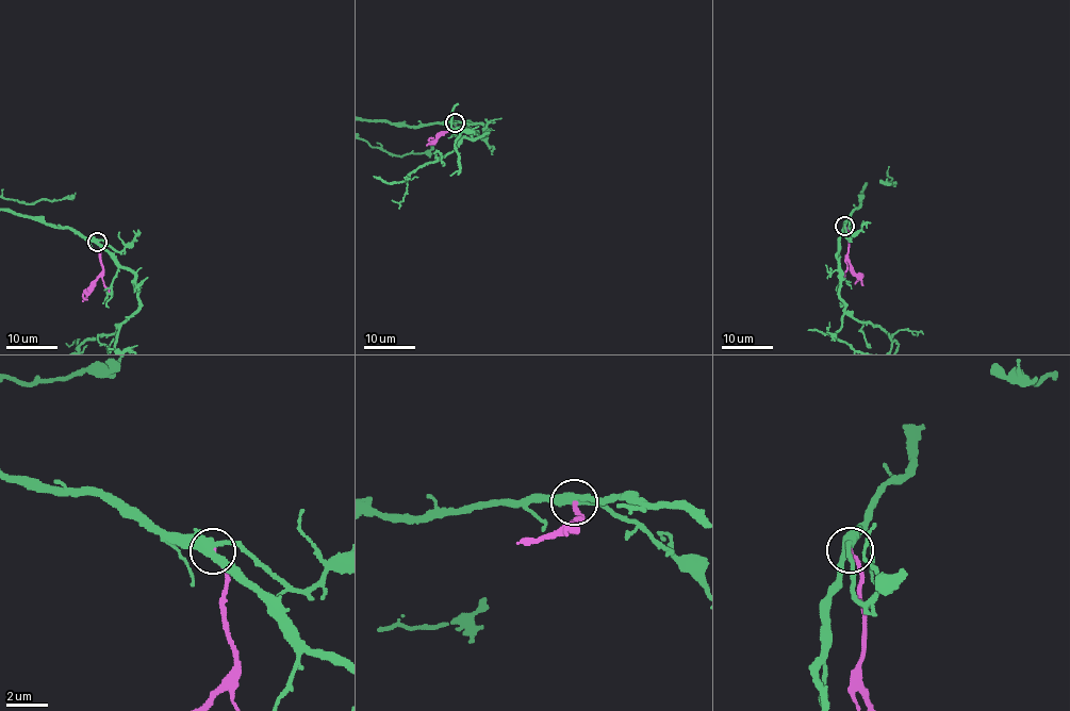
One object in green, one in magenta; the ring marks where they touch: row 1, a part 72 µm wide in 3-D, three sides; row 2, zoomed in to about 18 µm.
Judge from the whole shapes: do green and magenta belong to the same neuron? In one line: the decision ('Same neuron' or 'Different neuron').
Different neuron

